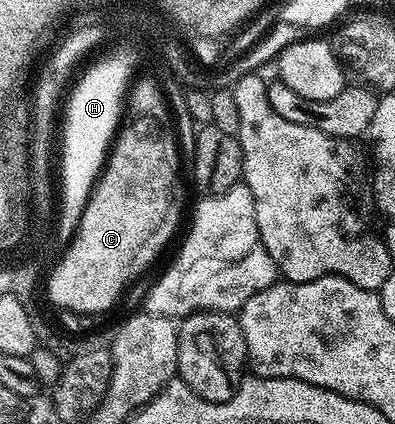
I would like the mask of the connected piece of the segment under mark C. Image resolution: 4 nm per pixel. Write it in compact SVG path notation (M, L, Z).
M144 113L133 121L125 120L121 124L110 146L106 164L91 197L88 198L88 206L80 216L80 223L62 256L51 266L48 297L57 305L57 310L101 315L100 313L106 312L120 296L121 300L129 286L143 274L140 272L155 259L156 252L160 249L156 236L172 209L172 188L176 185L176 168L180 165L180 159L182 160L182 157L178 152L177 138L164 130L164 125L158 118Z

